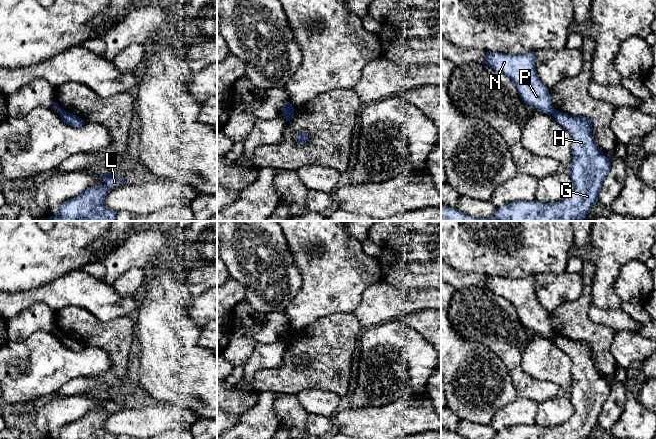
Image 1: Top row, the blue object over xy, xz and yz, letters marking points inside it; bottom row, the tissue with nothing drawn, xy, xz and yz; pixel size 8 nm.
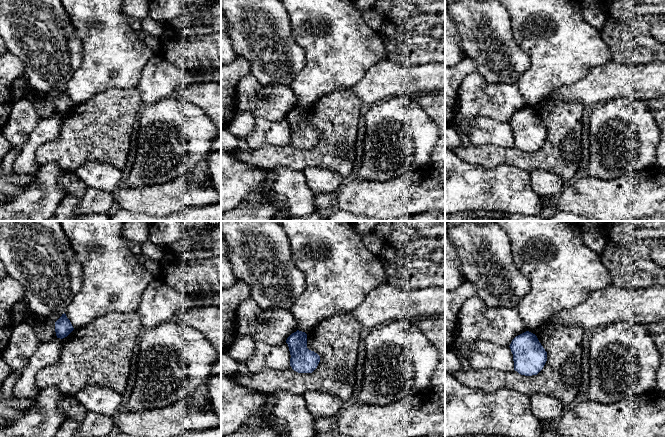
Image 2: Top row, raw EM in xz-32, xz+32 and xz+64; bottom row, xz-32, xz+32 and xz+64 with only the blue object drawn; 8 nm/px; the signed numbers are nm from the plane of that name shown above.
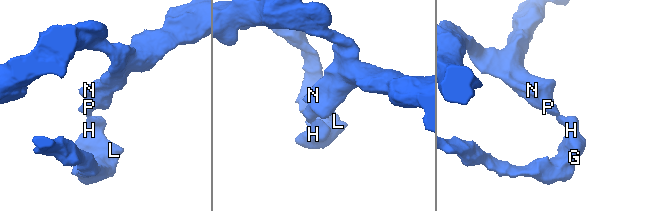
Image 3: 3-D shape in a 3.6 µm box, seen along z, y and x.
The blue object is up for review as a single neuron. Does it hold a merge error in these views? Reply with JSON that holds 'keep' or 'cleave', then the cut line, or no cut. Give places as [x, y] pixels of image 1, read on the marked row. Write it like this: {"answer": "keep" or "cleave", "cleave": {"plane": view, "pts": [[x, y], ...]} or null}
{"answer": "cleave", "cleave": {"plane": "xz", "pts": [[292, 107], [283, 114]]}}

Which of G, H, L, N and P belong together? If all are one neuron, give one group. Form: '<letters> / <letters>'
G H L / N P

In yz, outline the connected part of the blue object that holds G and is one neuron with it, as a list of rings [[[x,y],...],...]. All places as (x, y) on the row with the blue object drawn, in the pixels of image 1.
[[[557,111],[553,114],[555,120],[563,126],[572,138],[573,158],[568,166],[568,174],[573,182],[572,192],[563,200],[555,203],[544,203],[537,200],[525,202],[514,201],[497,208],[489,218],[473,218],[462,213],[457,208],[441,205],[441,221],[582,221],[598,201],[599,191],[603,181],[611,169],[611,162],[603,155],[596,145],[591,131],[589,118],[579,115],[568,115]]]

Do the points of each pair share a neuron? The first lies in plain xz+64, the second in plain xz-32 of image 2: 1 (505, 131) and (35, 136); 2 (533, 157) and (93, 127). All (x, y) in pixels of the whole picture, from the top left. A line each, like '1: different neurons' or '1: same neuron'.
1: same neuron
2: same neuron

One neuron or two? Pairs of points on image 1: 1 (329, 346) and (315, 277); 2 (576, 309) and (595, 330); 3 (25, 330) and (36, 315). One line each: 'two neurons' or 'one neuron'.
1: two neurons
2: one neuron
3: one neuron

